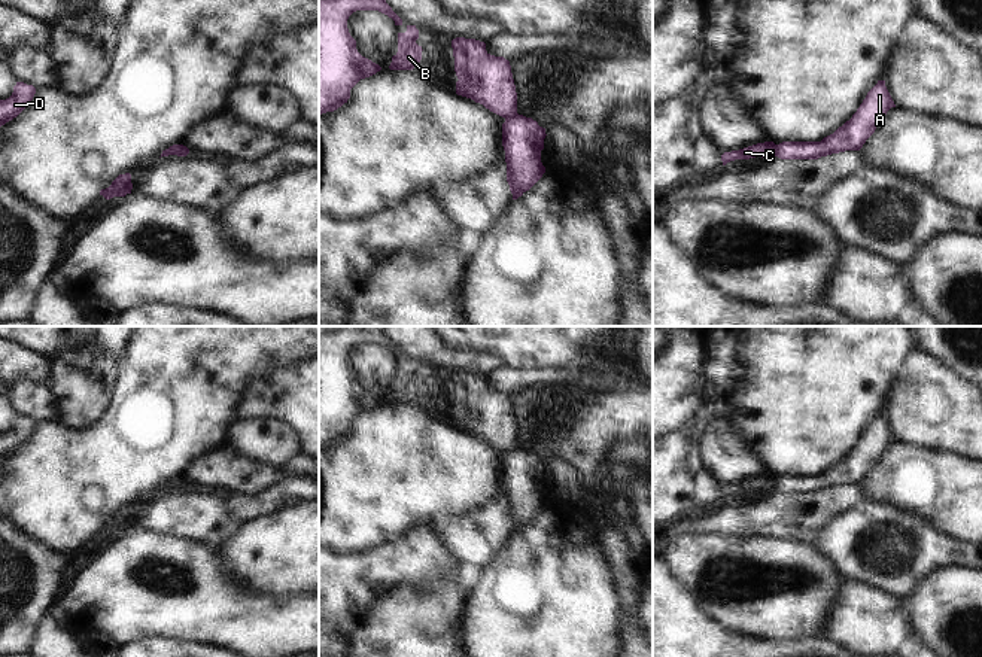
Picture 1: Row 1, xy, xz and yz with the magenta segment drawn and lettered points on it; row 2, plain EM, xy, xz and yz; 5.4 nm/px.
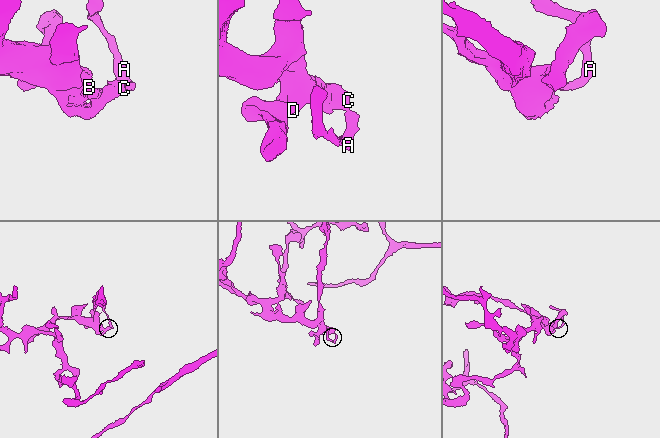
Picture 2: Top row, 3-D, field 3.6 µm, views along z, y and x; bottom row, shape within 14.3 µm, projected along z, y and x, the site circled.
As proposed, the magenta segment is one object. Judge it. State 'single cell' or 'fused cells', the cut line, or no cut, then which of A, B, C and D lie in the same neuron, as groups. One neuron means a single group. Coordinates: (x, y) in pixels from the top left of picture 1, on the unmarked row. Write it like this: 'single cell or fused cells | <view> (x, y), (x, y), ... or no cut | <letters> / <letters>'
fused cells | xz (517, 447), (505, 453) | A / B C D

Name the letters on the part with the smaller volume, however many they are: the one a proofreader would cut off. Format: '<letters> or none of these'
A

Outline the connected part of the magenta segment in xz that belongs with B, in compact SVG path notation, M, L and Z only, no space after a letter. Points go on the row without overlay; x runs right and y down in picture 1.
M407 359L405 366L398 366L398 386L392 390L390 404L413 404L422 393L422 380L416 377L419 364Z

